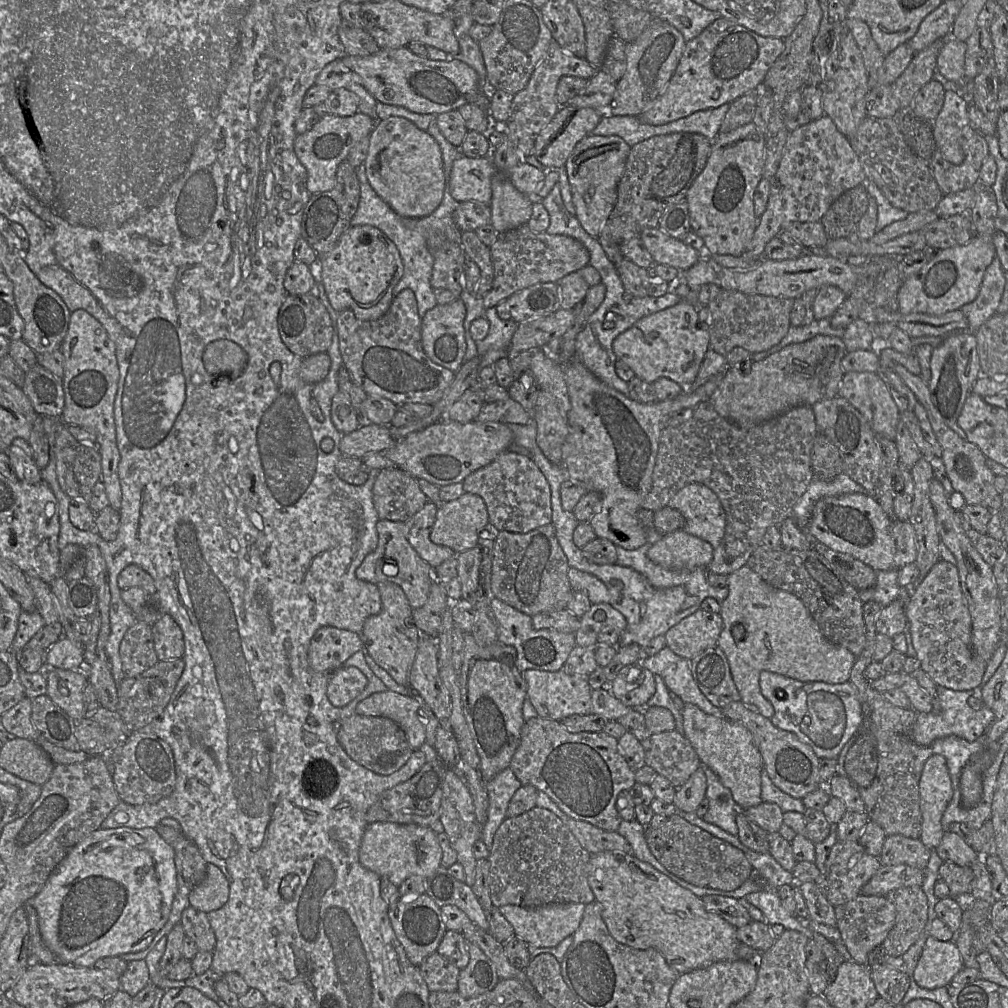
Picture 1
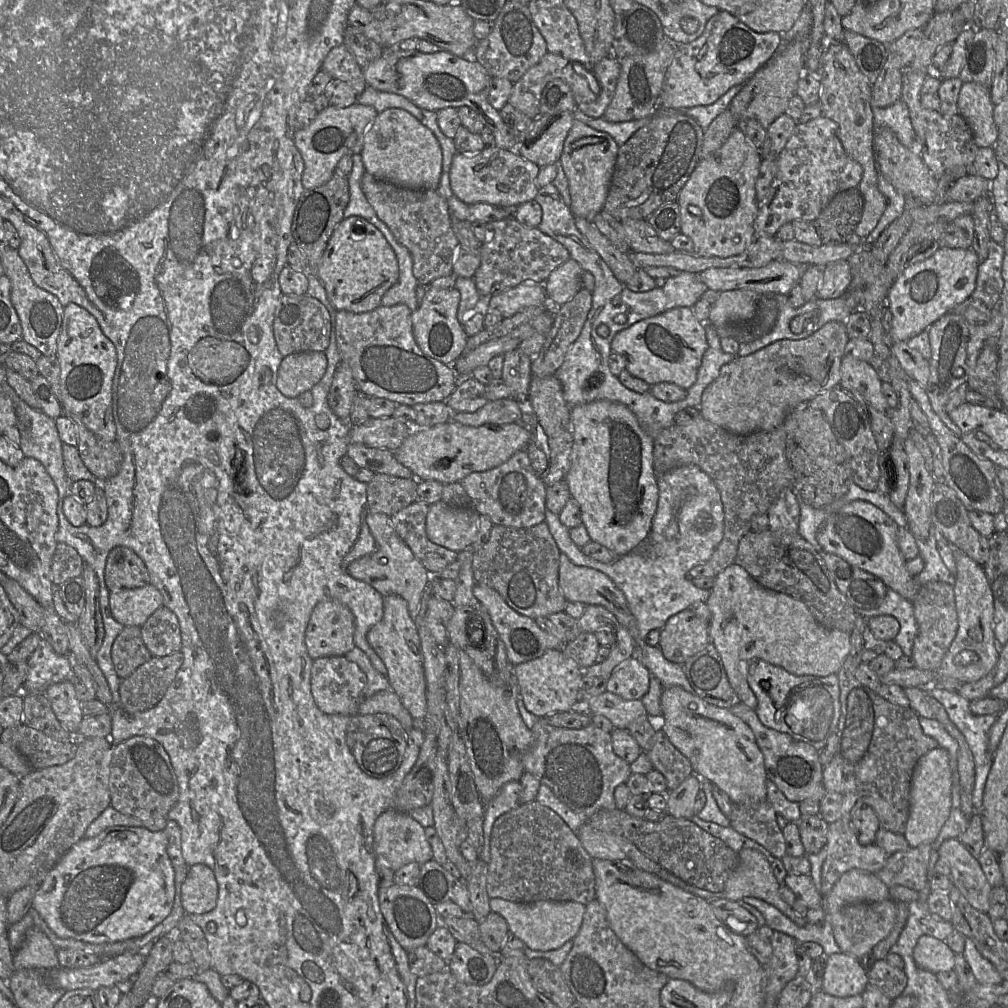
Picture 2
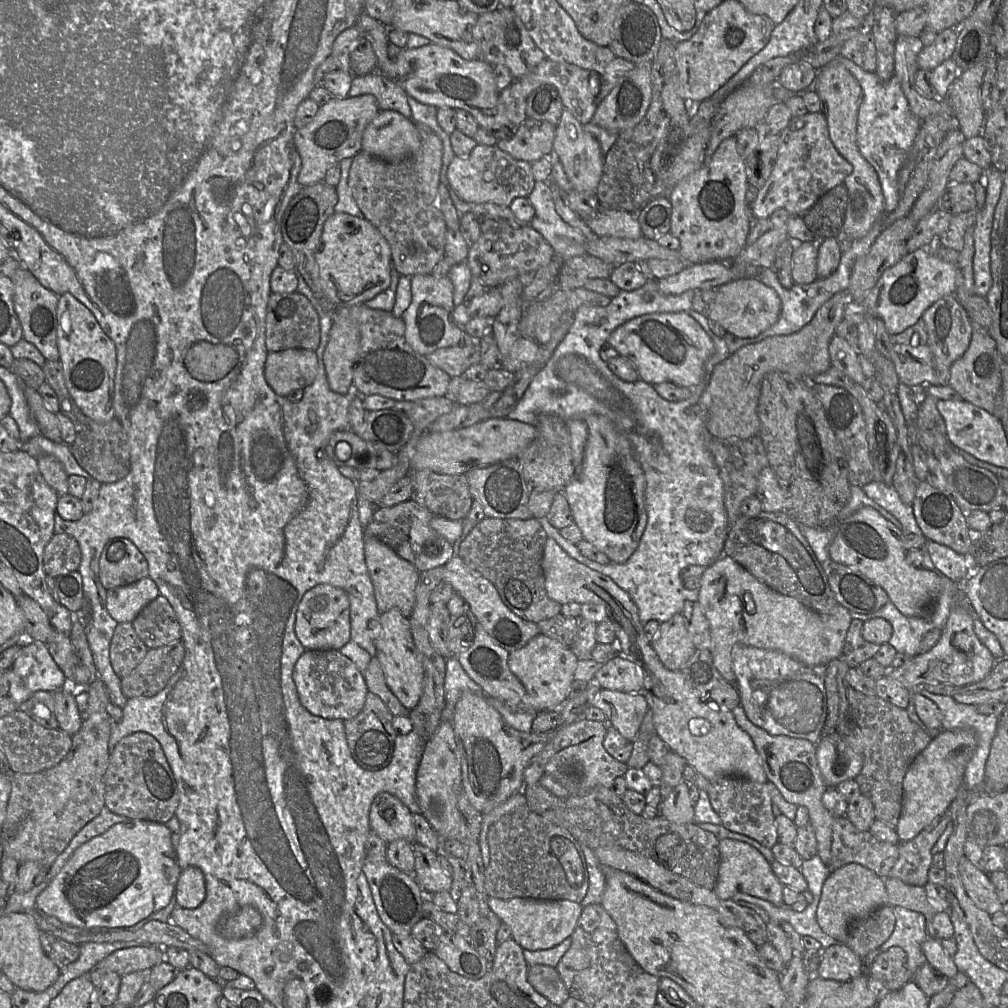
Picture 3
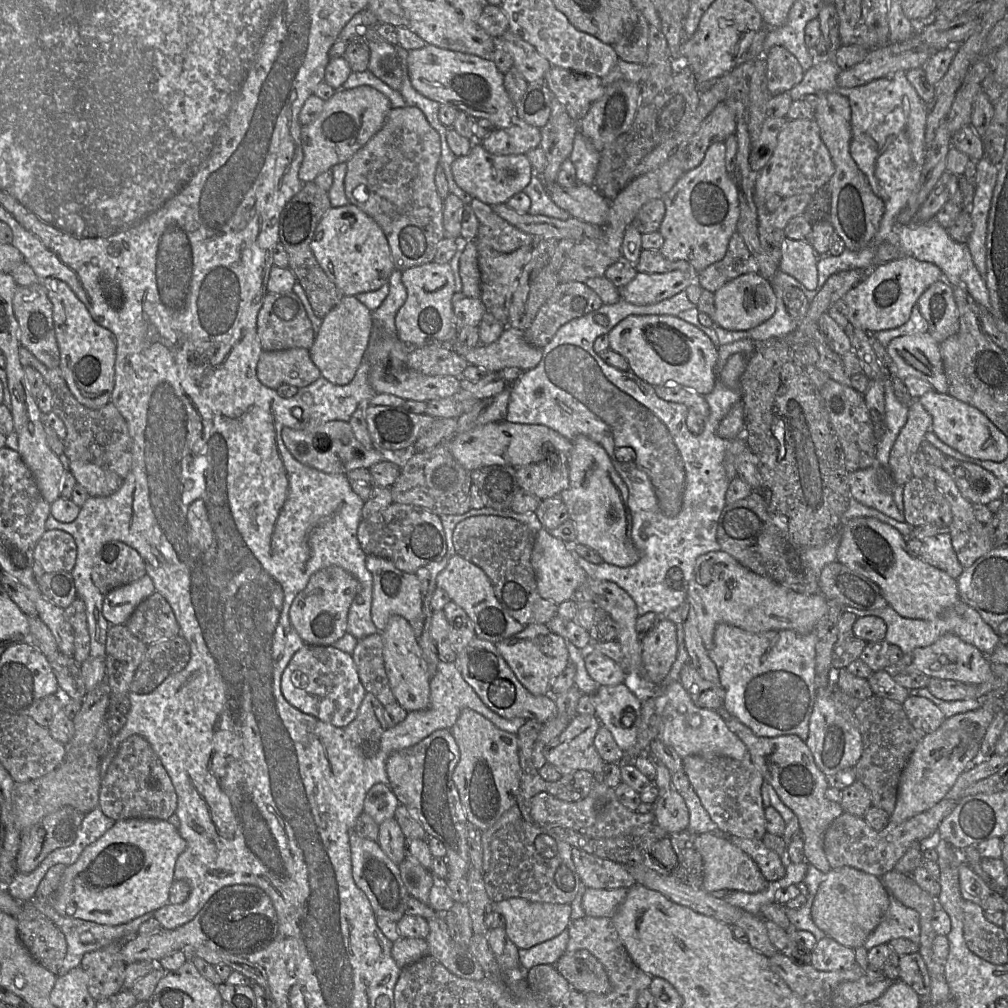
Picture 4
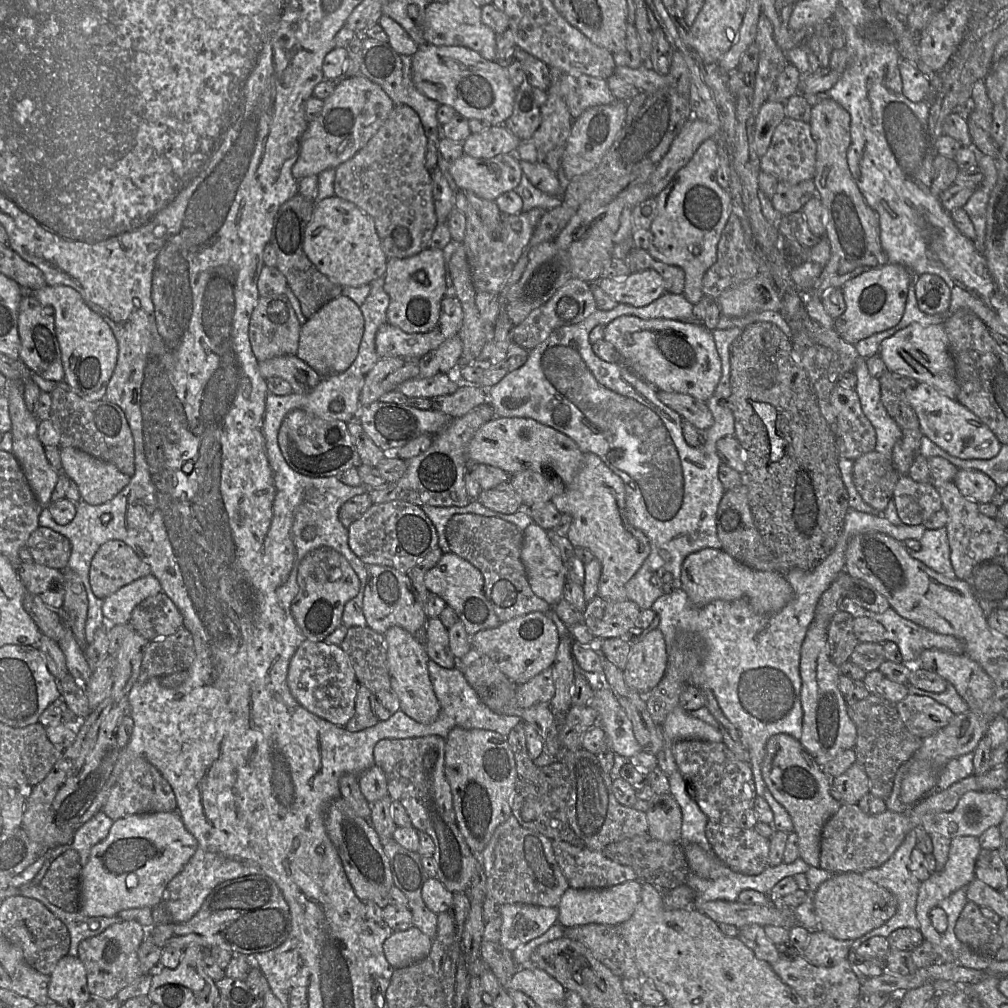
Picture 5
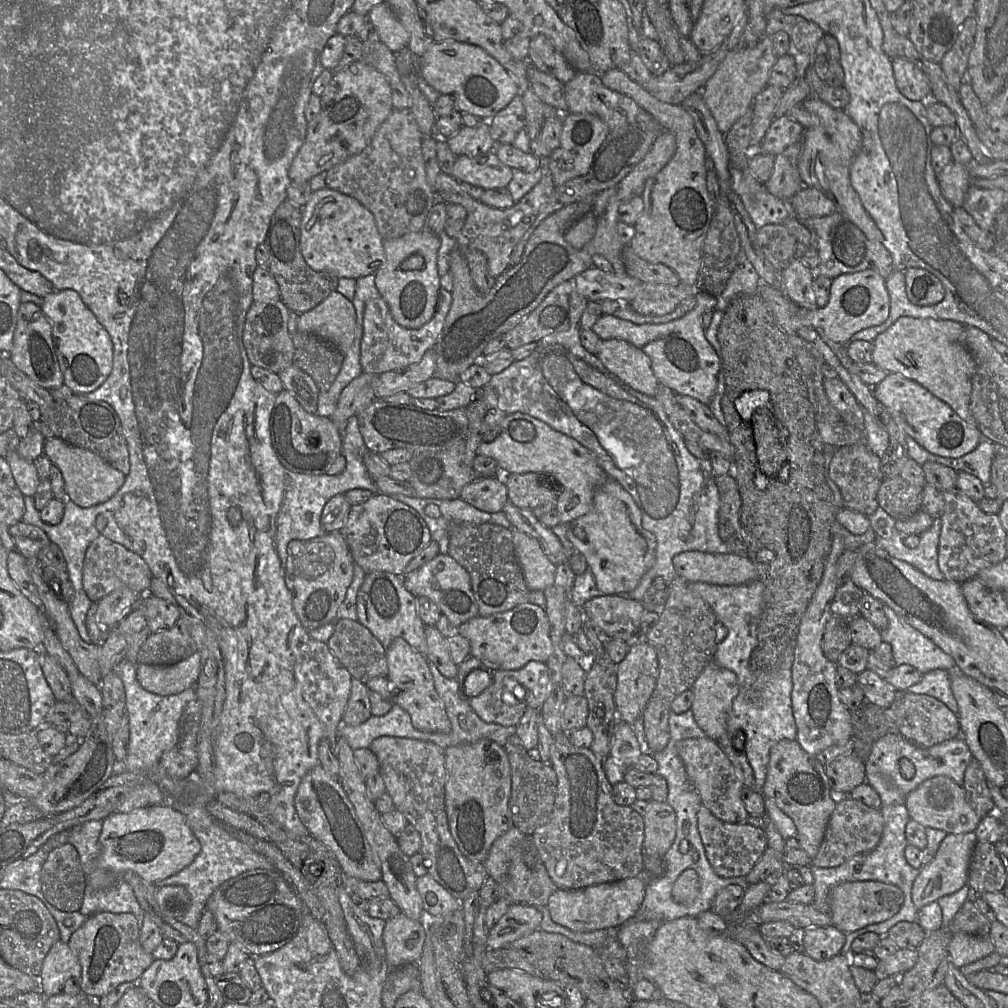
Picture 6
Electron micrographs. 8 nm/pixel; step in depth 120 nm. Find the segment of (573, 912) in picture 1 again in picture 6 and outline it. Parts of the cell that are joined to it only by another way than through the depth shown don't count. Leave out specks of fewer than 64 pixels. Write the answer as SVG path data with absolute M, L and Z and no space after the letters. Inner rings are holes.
M510 904L502 918L489 929L487 949L506 948L513 941L540 929L542 913L536 906Z

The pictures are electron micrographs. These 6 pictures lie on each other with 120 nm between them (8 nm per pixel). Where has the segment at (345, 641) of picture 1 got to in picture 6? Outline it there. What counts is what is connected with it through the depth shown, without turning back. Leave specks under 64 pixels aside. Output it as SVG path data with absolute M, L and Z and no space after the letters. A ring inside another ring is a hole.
M331 531L309 540L294 539L289 542L287 553L285 584L292 593L292 605L303 627L311 630L334 622L354 577L355 561L342 532Z

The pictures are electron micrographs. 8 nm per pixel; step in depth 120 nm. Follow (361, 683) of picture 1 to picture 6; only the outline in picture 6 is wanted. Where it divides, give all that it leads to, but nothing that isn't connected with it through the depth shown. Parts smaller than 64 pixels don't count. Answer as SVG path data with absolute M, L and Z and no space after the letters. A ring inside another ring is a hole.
M310 639L299 648L299 656L294 665L294 678L303 699L323 723L324 738L328 741L331 752L334 752L335 739L338 736L337 728L343 723L353 677L332 654L326 643Z

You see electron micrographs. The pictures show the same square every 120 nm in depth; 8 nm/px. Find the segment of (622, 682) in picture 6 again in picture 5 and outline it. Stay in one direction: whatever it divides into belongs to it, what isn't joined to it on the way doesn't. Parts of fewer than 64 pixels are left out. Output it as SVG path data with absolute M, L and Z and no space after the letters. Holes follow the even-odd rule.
M659 628L640 640L631 641L630 652L622 670L625 683L646 696L661 681L667 666L667 646Z

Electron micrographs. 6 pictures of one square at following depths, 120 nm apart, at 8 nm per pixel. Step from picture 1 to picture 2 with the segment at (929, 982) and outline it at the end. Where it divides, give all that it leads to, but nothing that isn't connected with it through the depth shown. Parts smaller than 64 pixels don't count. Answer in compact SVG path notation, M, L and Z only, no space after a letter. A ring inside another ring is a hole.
M927 934L918 939L913 957L919 968L934 974L951 971L955 966L955 953L949 948L946 941Z

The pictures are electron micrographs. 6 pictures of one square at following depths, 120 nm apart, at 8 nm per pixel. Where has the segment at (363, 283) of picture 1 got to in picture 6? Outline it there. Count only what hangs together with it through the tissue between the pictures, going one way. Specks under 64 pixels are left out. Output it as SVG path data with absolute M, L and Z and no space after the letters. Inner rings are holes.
M325 187L313 191L308 202L302 206L300 251L307 265L315 271L353 279L374 274L385 260L383 241L373 214L351 196Z

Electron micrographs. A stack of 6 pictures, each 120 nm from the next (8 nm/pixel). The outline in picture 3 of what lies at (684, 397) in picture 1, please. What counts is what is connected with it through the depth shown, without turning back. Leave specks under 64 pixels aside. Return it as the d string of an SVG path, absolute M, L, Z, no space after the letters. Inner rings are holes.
M591 414L571 419L567 425L574 472L561 492L569 503L574 523L580 528L583 539L606 554L611 562L624 563L637 548L647 525L643 469L635 458L630 441L607 417Z

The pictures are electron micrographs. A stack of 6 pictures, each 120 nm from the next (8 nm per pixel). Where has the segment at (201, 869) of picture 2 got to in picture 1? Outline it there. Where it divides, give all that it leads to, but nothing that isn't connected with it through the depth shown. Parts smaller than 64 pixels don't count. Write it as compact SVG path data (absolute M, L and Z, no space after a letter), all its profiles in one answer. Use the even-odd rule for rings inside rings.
M207 863L205 879L191 888L189 904L193 908L208 913L221 908L229 898L229 883L222 871Z

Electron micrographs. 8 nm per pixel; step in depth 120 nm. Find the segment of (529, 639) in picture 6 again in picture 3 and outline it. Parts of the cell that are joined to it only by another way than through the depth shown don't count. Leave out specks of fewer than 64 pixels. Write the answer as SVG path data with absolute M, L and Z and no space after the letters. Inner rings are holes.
M542 633L508 656L509 669L523 684L537 712L556 710L568 699L577 663L578 657L569 647Z

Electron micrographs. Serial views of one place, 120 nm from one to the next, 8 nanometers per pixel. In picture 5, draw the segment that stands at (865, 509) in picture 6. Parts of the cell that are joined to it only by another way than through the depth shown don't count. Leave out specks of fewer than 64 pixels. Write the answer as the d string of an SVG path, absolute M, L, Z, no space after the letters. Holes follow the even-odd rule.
M875 450L853 461L853 483L862 499L878 511L884 511L889 500L892 499L898 478L899 474L894 469L891 459Z

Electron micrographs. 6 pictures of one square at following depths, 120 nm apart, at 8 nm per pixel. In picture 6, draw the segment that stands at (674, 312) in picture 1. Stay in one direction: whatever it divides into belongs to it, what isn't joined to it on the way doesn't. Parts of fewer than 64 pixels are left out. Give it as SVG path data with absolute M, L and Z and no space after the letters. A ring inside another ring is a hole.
M698 291L695 307L678 319L658 324L636 324L613 314L602 314L591 330L601 340L621 339L641 349L650 358L653 374L659 383L676 394L693 397L708 405L717 386L719 358L705 337L701 316L706 311L716 309L717 303L717 296Z

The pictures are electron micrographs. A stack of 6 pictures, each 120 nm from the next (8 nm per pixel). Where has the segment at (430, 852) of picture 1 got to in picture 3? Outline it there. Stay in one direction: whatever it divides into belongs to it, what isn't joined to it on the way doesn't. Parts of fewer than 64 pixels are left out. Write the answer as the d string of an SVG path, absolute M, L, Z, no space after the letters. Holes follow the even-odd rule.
M379 793L369 812L369 825L386 844L403 839L414 844L416 838L413 814L395 796Z

